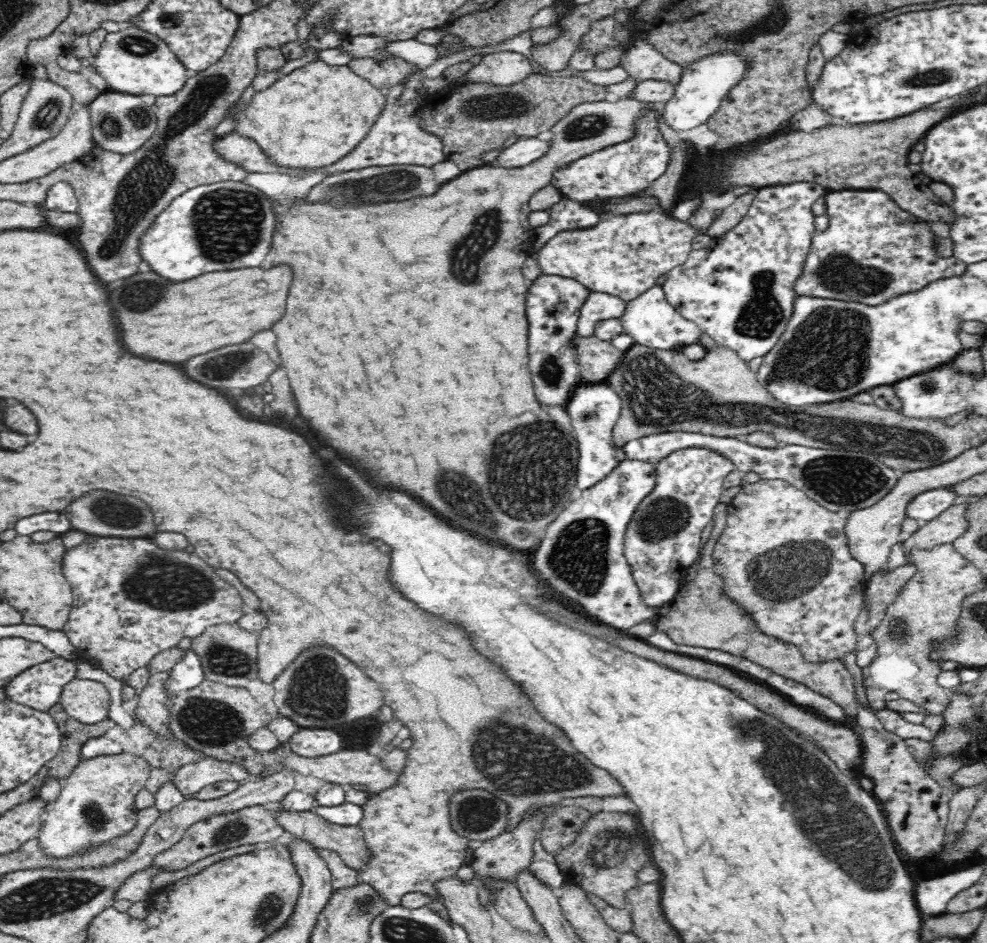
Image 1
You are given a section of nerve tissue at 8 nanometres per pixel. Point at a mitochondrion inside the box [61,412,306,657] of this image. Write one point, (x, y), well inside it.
(155, 581)

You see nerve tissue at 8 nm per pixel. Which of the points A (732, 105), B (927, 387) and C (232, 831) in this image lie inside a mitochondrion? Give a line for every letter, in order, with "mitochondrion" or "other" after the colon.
A: other
B: mitochondrion
C: mitochondrion

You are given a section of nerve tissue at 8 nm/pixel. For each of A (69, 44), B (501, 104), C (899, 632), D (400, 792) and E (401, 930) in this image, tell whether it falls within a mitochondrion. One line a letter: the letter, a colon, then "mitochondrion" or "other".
A: other
B: mitochondrion
C: mitochondrion
D: other
E: mitochondrion

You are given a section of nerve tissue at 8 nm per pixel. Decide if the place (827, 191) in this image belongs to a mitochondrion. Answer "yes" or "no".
no

